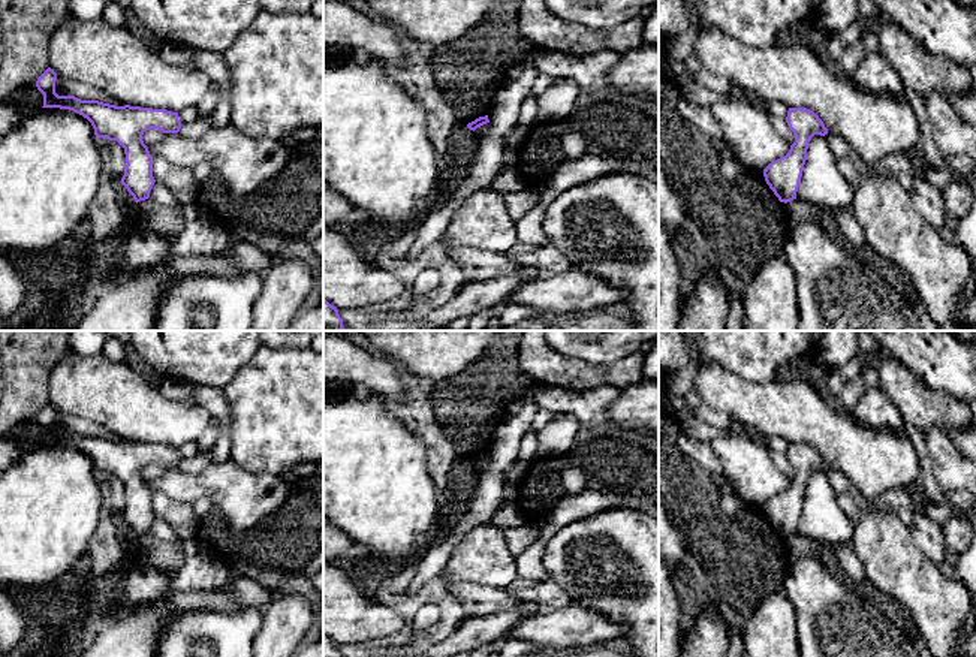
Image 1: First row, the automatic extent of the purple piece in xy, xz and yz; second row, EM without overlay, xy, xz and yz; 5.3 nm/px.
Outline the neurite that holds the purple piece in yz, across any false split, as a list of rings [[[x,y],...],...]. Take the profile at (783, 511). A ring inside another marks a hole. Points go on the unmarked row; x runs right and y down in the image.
[[[789,443],[786,458],[795,470],[795,477],[786,491],[771,497],[763,504],[766,519],[778,536],[784,539],[796,534],[808,477],[814,470],[825,471],[828,468],[819,450],[807,443]]]

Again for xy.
[[[51,403],[37,413],[36,422],[43,430],[42,443],[73,446],[91,458],[96,473],[117,476],[124,483],[127,498],[120,518],[136,539],[148,534],[156,515],[153,491],[144,479],[142,470],[150,464],[178,468],[183,461],[178,447],[130,440],[115,441],[99,436],[81,436],[70,430],[58,431],[55,416],[57,409]]]

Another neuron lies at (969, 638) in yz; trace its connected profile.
[[[973,617],[964,629],[961,654],[964,657],[976,657],[976,617]]]

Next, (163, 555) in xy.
[[[151,534],[136,539],[135,548],[141,554],[141,561],[160,572],[178,572],[184,564],[186,555],[183,542],[163,542]]]

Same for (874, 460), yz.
[[[705,364],[696,370],[693,389],[702,404],[726,413],[731,421],[757,430],[766,438],[778,436],[789,443],[813,446],[828,467],[840,470],[850,480],[864,500],[919,483],[919,456],[904,433],[870,428],[858,422],[850,412],[834,410],[805,377],[793,379],[784,373],[772,382],[750,382],[719,364]]]

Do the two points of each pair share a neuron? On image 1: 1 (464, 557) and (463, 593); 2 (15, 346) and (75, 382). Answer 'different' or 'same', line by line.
1: different
2: different

